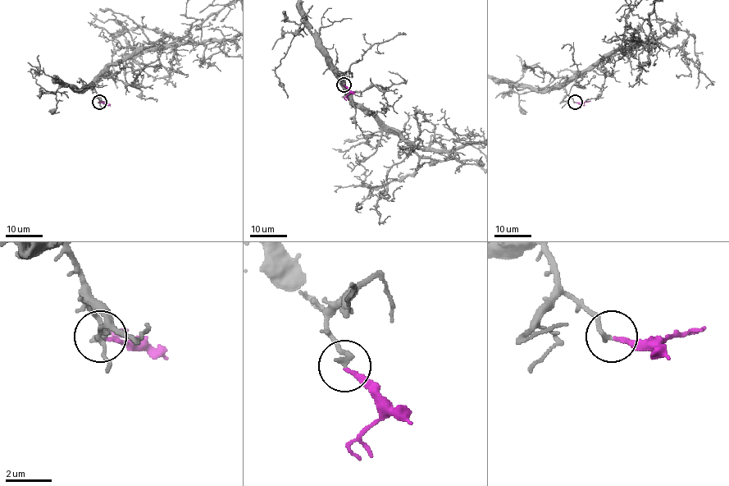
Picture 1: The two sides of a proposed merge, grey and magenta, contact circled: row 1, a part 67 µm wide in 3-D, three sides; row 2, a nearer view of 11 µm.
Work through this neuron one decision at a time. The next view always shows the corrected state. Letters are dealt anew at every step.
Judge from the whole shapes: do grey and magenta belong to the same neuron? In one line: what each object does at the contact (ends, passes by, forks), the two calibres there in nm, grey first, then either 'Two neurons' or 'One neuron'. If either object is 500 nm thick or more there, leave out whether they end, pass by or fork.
At the ring grey ends. At the ring magenta ends. Thickness 260 nm (grey) against 180 nm. One neuron

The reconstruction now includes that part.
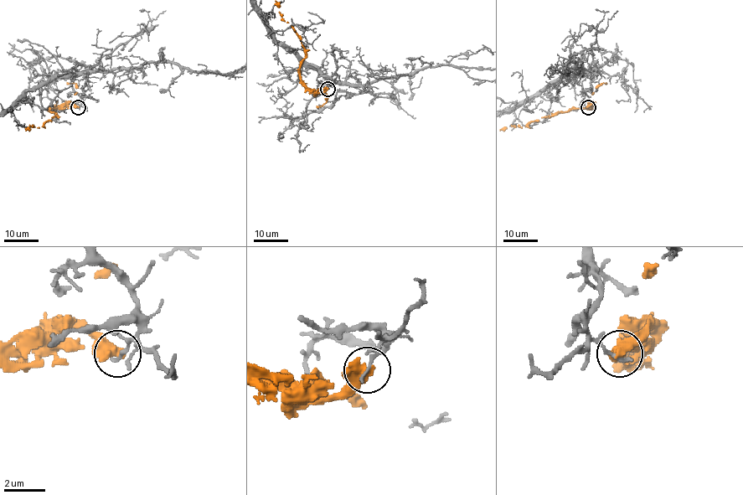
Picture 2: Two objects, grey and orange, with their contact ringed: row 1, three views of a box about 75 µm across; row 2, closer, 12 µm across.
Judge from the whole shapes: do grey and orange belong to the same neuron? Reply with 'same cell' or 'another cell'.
another cell

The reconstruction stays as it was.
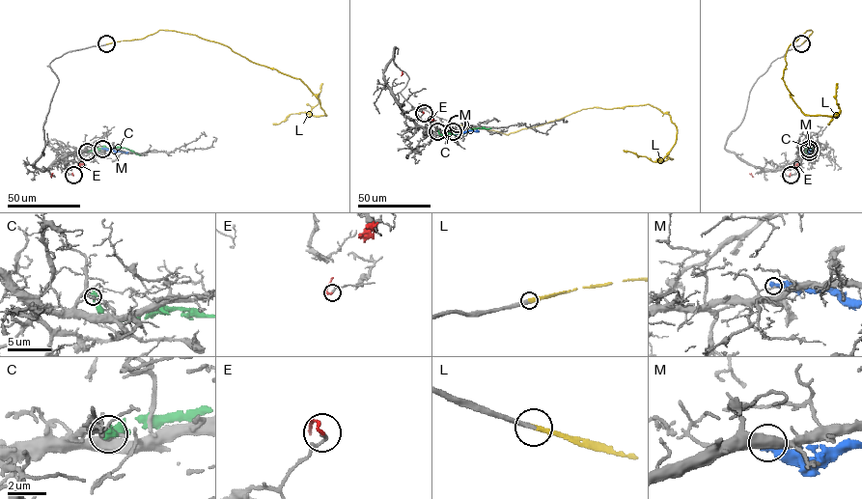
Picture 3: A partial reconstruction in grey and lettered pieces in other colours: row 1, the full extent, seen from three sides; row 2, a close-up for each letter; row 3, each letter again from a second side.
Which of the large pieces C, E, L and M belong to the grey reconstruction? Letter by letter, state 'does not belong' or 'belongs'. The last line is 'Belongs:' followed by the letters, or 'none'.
C: does not belong
E: does not belong
L: belongs
M: does not belong
Belongs: L

